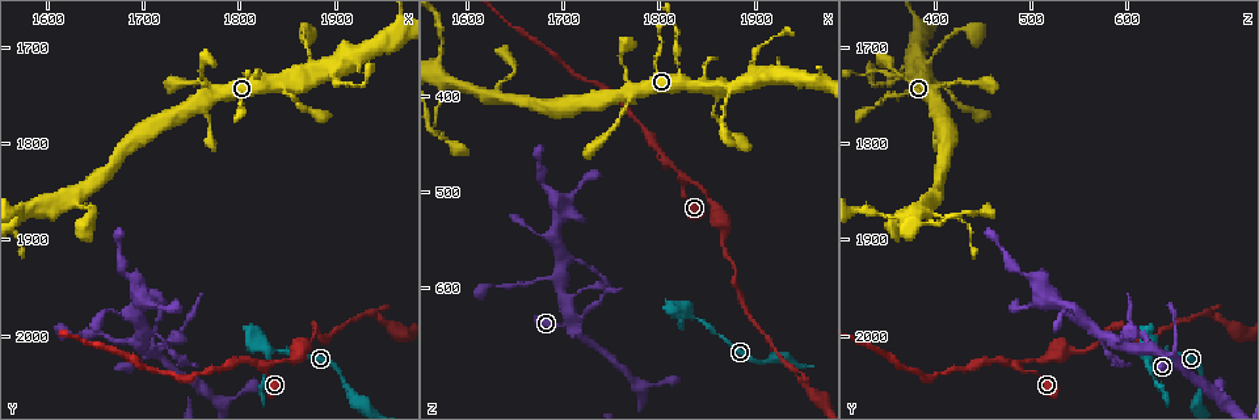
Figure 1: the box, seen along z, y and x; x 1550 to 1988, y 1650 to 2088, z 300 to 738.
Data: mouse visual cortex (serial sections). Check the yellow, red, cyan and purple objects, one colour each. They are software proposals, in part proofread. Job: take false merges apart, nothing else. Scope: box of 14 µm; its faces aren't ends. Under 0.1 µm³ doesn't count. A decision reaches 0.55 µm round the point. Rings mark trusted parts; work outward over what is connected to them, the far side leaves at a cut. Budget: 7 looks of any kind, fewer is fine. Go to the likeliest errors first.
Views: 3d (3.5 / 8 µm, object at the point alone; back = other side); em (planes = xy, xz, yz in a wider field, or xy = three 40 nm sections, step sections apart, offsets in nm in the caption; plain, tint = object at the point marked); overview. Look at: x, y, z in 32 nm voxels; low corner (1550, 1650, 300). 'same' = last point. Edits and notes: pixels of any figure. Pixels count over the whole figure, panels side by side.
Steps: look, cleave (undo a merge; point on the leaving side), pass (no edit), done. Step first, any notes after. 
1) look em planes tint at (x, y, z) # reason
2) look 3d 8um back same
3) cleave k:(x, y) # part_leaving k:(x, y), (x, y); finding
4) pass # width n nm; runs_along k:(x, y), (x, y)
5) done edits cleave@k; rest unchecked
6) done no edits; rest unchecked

look 3d 3.5um back at (1825, 2035, 490) # arms part here

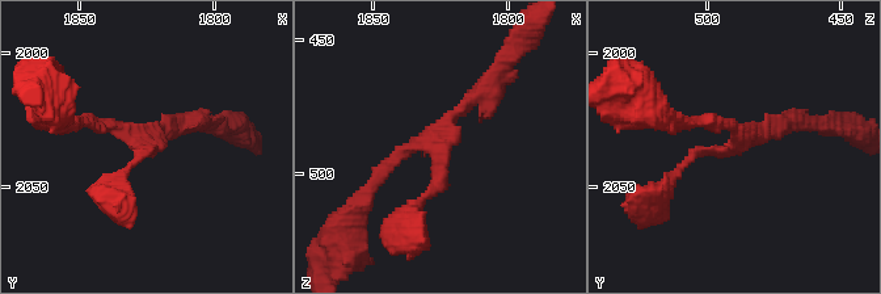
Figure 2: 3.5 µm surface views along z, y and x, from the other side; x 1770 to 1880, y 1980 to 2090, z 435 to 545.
look em xy step 2 tint at (1828, 2034, 490) # now the EM

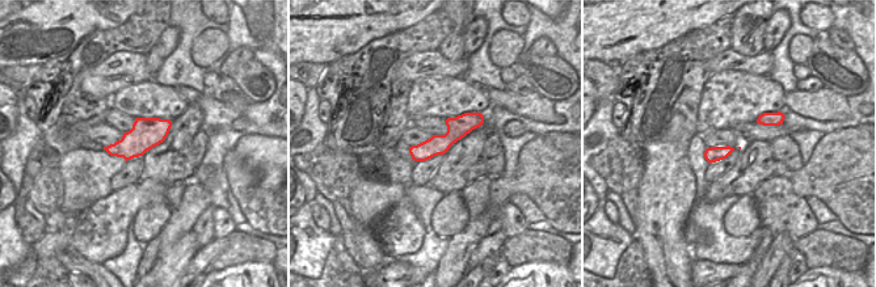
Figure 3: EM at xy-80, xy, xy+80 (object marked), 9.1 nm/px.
pass # width 190 nm; runs_along 2:(117, 187), (146, 150), (81, 122); continuous, no second cell

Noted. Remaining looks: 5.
look 3d 3.5um at (1830, 2015, 625)

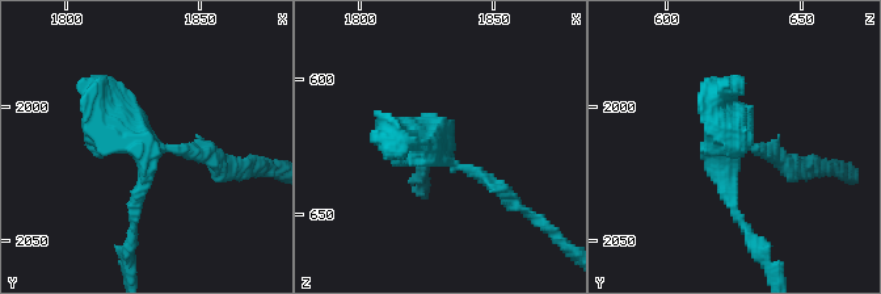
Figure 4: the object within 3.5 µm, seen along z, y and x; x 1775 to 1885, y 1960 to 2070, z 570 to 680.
look em xy step 5 tint at (1830, 2014, 626)

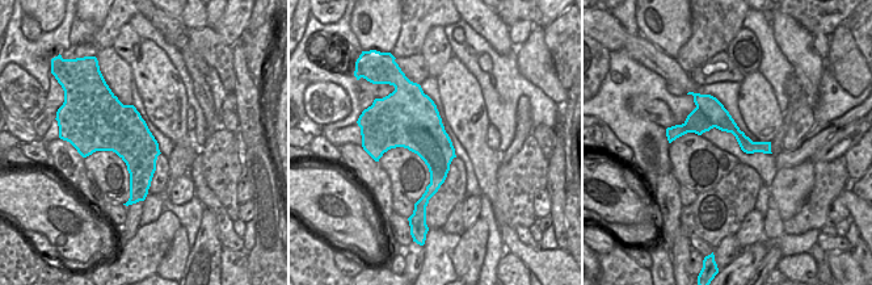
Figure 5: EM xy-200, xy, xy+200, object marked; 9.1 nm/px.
cleave 4:(708, 103) # part_leaving 4:(150, 143), (101, 120), (101, 79); a second cell is stuck on

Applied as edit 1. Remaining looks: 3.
look 3d 8um at (1695, 2010, 590)

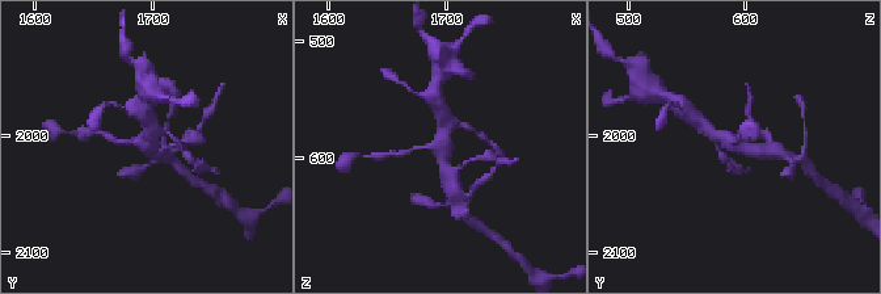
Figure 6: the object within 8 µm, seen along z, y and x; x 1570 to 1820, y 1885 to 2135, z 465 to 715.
look em planes tint at (1698, 2008, 594)

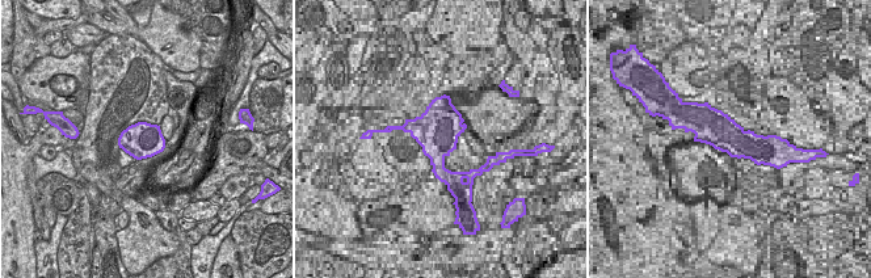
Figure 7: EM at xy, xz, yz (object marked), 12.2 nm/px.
pass # all the same cell

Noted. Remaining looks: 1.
done edits cleave@4; rest unchecked

